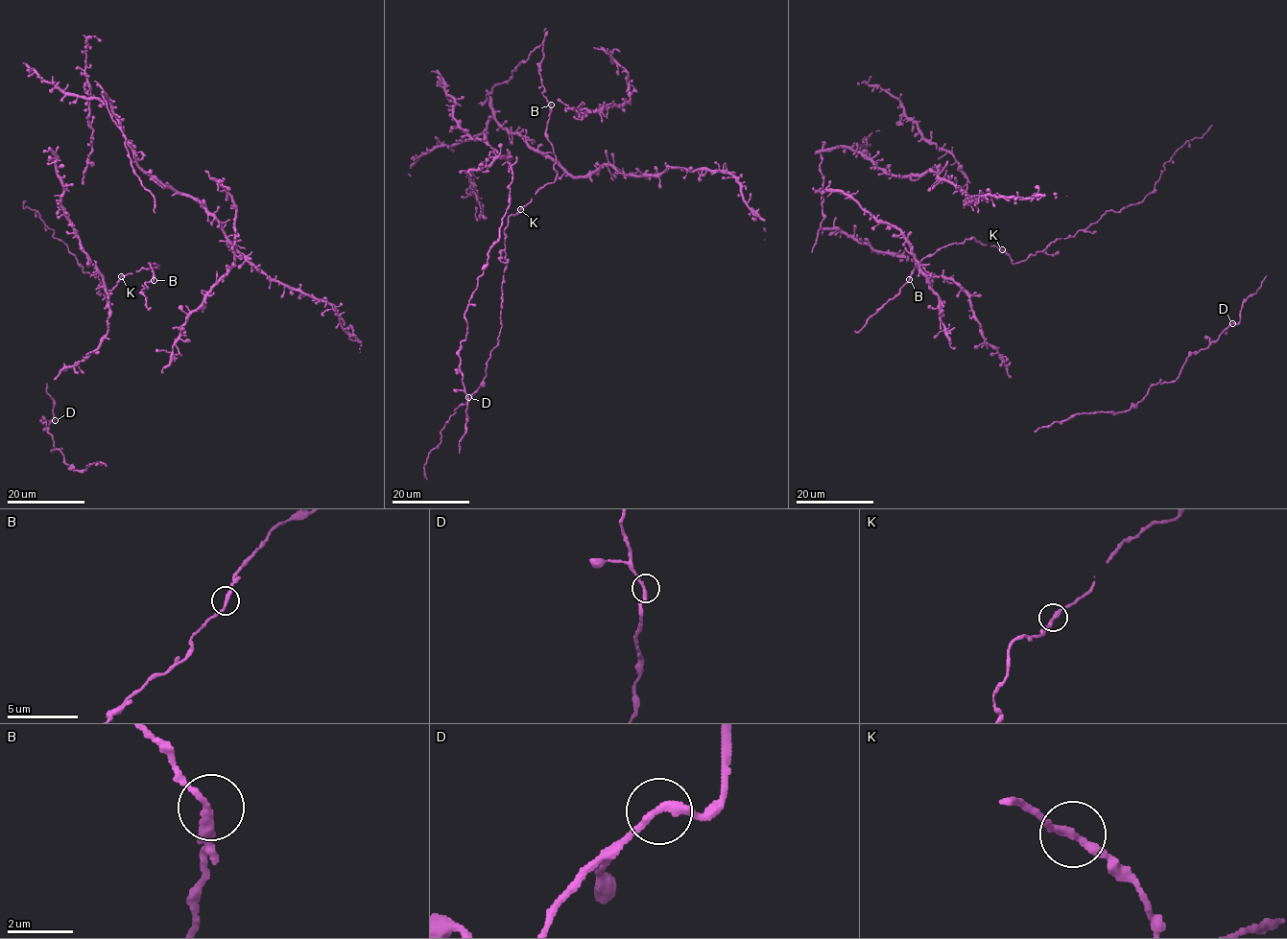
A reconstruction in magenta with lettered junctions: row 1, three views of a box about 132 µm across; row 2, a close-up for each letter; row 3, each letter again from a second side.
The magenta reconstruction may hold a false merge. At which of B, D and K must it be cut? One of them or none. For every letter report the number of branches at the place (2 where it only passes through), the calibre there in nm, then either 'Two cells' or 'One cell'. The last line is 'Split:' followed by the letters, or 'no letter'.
B: Branches: 2. Thickness 240 nm. One cell
D: Branches: 2. Thickness 240 nm. One cell
K: Branches: 2. Thickness 240 nm. One cell
Split: no letter

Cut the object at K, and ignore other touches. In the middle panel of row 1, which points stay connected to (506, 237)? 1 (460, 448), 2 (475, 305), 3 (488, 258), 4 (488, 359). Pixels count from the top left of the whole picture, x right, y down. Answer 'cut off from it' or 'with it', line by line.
1: cut off from it
2: cut off from it
3: cut off from it
4: with it

